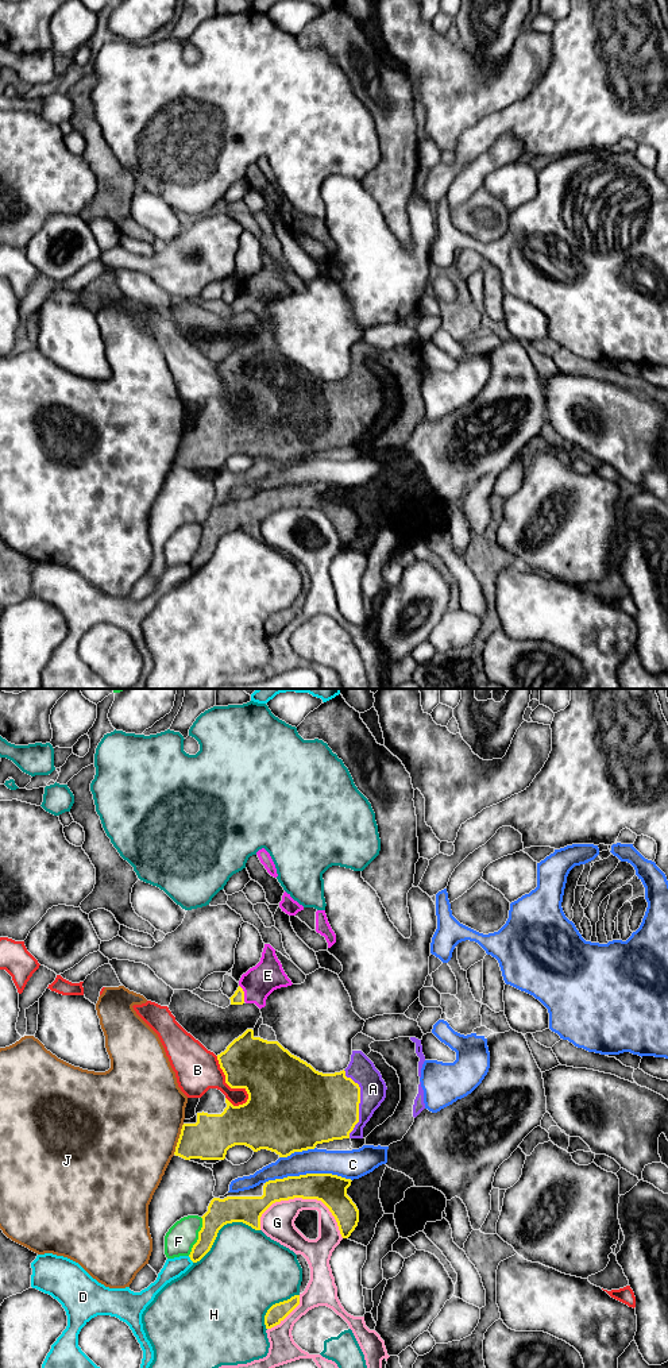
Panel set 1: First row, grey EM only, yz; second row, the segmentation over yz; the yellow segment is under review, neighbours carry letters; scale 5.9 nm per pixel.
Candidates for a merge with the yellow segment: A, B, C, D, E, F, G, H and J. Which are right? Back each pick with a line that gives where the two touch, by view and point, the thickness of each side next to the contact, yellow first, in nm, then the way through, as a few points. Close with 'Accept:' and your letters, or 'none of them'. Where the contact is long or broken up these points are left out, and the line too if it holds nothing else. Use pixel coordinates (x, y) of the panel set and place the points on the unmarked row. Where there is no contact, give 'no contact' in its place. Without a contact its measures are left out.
A: meets yellow in yz at (359, 411); 420 nm thick on the yellow side, 160 nm on the other
E: meets yellow in yz at (243, 301); 80 nm thick on the yellow side, 190 nm on the other; runs through yz (238, 307), (243, 301), (251, 299), (267, 284)
Accept: A, E

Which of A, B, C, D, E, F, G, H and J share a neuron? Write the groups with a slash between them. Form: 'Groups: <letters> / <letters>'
Groups: A E / B / C / D / F / G / H / J

